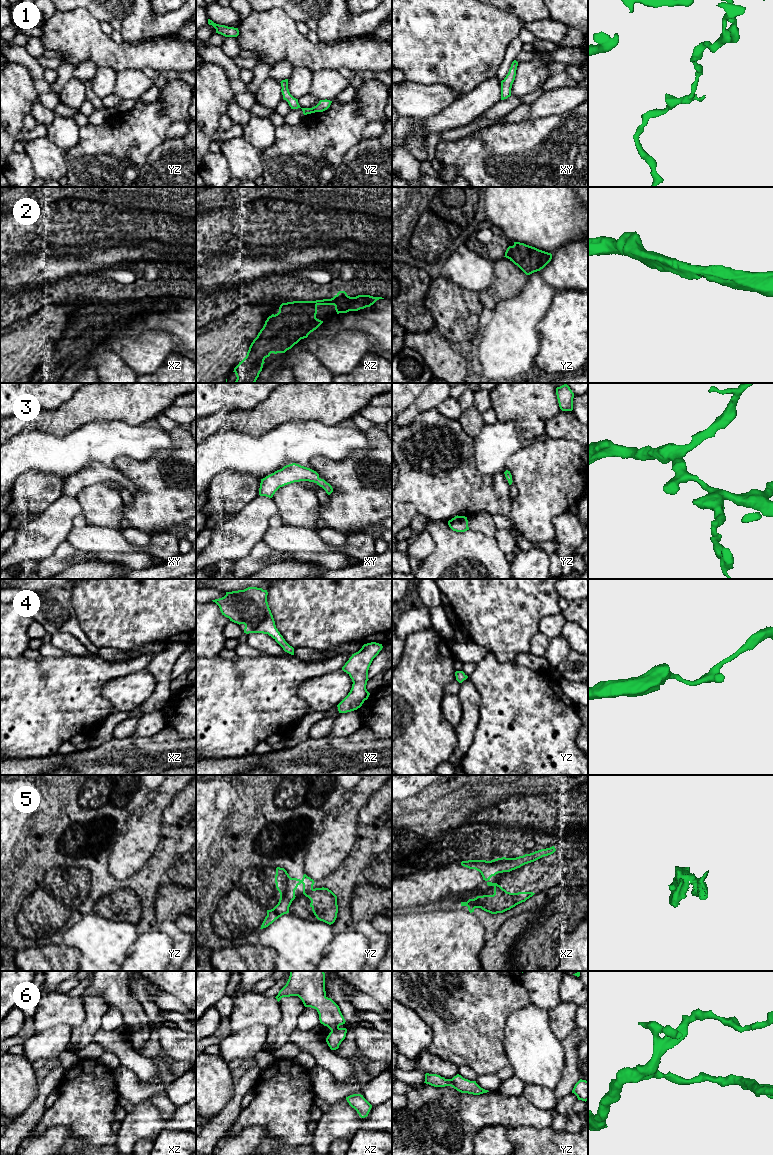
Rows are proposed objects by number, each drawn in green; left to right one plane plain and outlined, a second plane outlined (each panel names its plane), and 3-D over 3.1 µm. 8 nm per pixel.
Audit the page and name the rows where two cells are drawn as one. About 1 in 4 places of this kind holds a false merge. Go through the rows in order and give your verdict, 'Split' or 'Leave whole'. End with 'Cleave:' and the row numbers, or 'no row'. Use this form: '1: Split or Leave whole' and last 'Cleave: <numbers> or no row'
1: Leave whole
2: Leave whole
3: Leave whole
4: Leave whole
5: Split
6: Leave whole
Cleave: 5

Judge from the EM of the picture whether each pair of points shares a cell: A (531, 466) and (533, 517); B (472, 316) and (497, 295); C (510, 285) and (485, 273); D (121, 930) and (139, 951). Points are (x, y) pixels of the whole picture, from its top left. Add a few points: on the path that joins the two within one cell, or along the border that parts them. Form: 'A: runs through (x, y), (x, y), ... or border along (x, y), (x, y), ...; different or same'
A: runs through (533, 479), (533, 504); same
B: border along (478, 293), (483, 307); different
C: border along (493, 262), (493, 281), (479, 293); different
D: border along (138, 935), (124, 960); different

